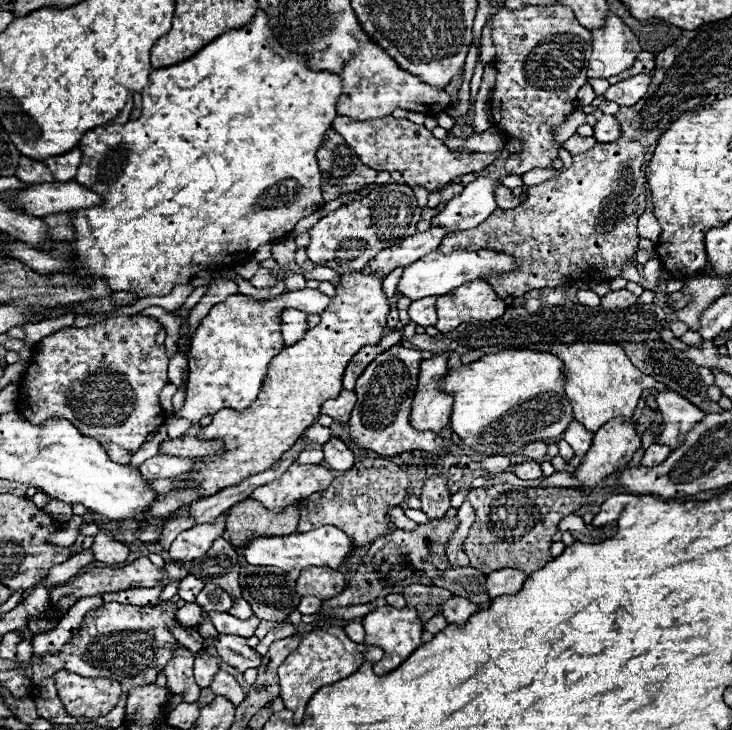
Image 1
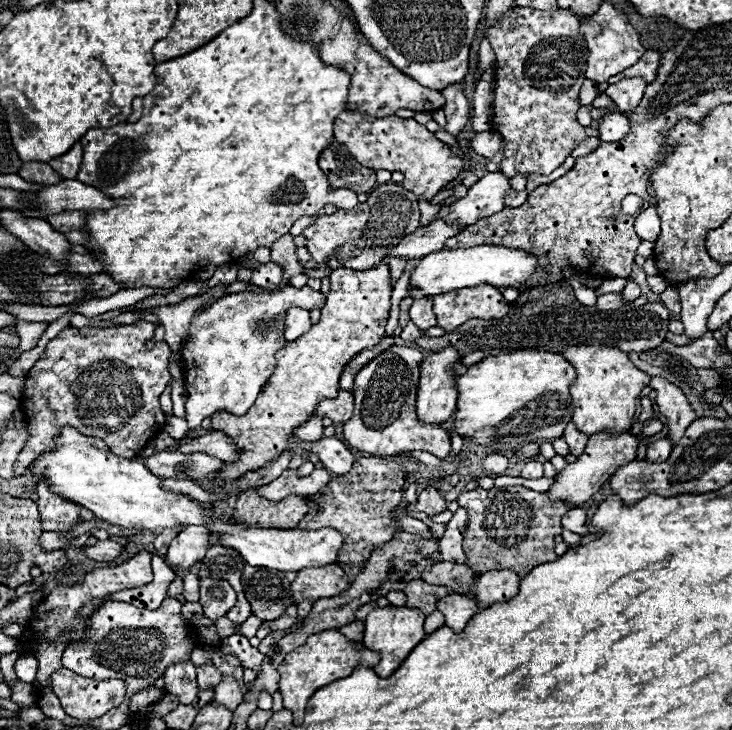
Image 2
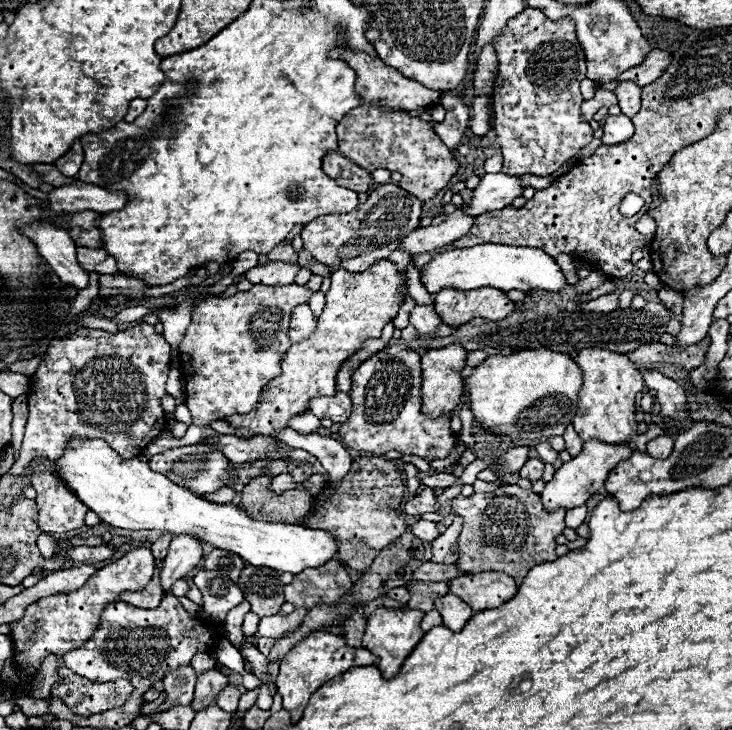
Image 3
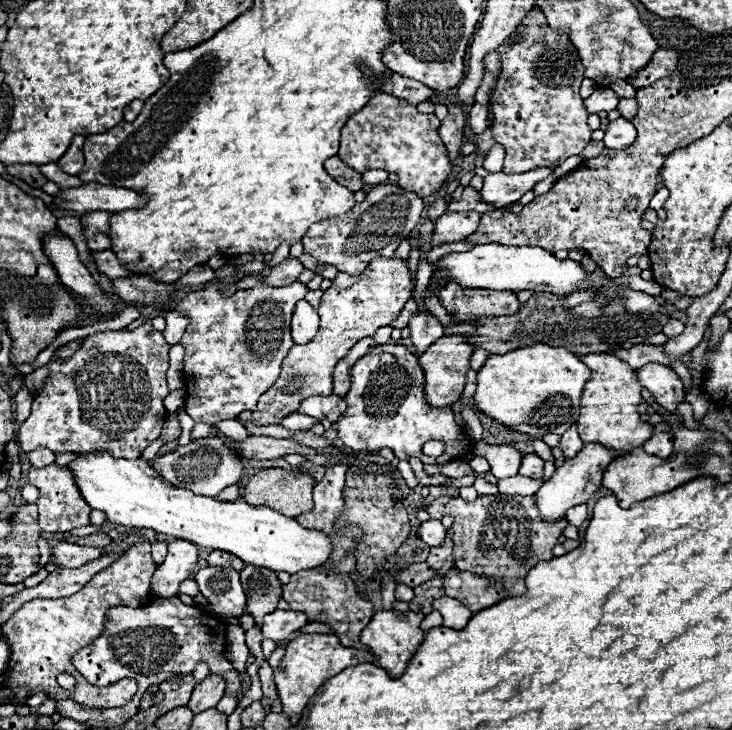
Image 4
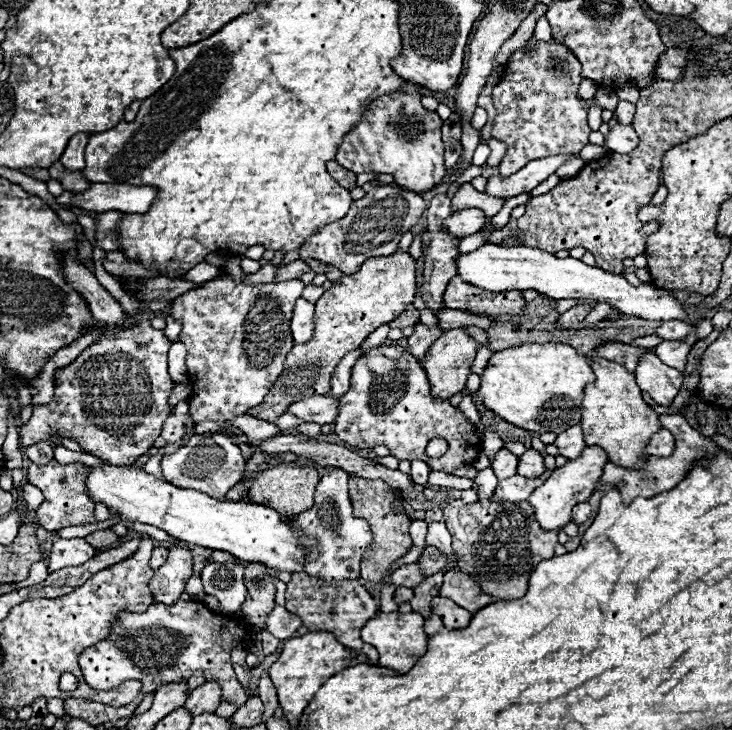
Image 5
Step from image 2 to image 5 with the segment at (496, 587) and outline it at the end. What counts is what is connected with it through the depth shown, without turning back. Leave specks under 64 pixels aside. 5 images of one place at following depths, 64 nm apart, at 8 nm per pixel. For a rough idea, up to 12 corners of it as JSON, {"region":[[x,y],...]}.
{"region":[[458,570],[444,574],[440,596],[478,612],[494,598]]}

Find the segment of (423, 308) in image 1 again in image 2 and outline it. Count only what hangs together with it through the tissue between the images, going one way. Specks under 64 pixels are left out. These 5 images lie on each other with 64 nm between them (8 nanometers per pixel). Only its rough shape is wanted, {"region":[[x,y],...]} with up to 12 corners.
{"region":[[432,298],[414,300],[410,320],[428,330],[436,326]]}

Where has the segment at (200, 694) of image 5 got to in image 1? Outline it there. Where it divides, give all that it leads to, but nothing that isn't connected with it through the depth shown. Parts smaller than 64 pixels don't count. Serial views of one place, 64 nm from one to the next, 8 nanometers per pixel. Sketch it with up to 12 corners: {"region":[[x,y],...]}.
{"region":[[204,652],[196,658],[194,676],[208,688],[218,674],[218,662]]}

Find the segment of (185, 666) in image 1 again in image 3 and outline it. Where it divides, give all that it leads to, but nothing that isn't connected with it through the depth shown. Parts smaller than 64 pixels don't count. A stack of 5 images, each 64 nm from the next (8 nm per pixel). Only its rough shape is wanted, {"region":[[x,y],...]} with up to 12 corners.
{"region":[[190,666],[168,672],[168,698],[158,712],[188,706],[194,698],[196,674]]}

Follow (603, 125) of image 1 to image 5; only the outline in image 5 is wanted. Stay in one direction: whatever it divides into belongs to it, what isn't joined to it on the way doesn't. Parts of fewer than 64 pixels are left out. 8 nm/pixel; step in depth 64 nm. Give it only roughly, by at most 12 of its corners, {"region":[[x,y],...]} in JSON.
{"region":[[616,124],[606,150],[628,154],[638,146],[632,126]]}

